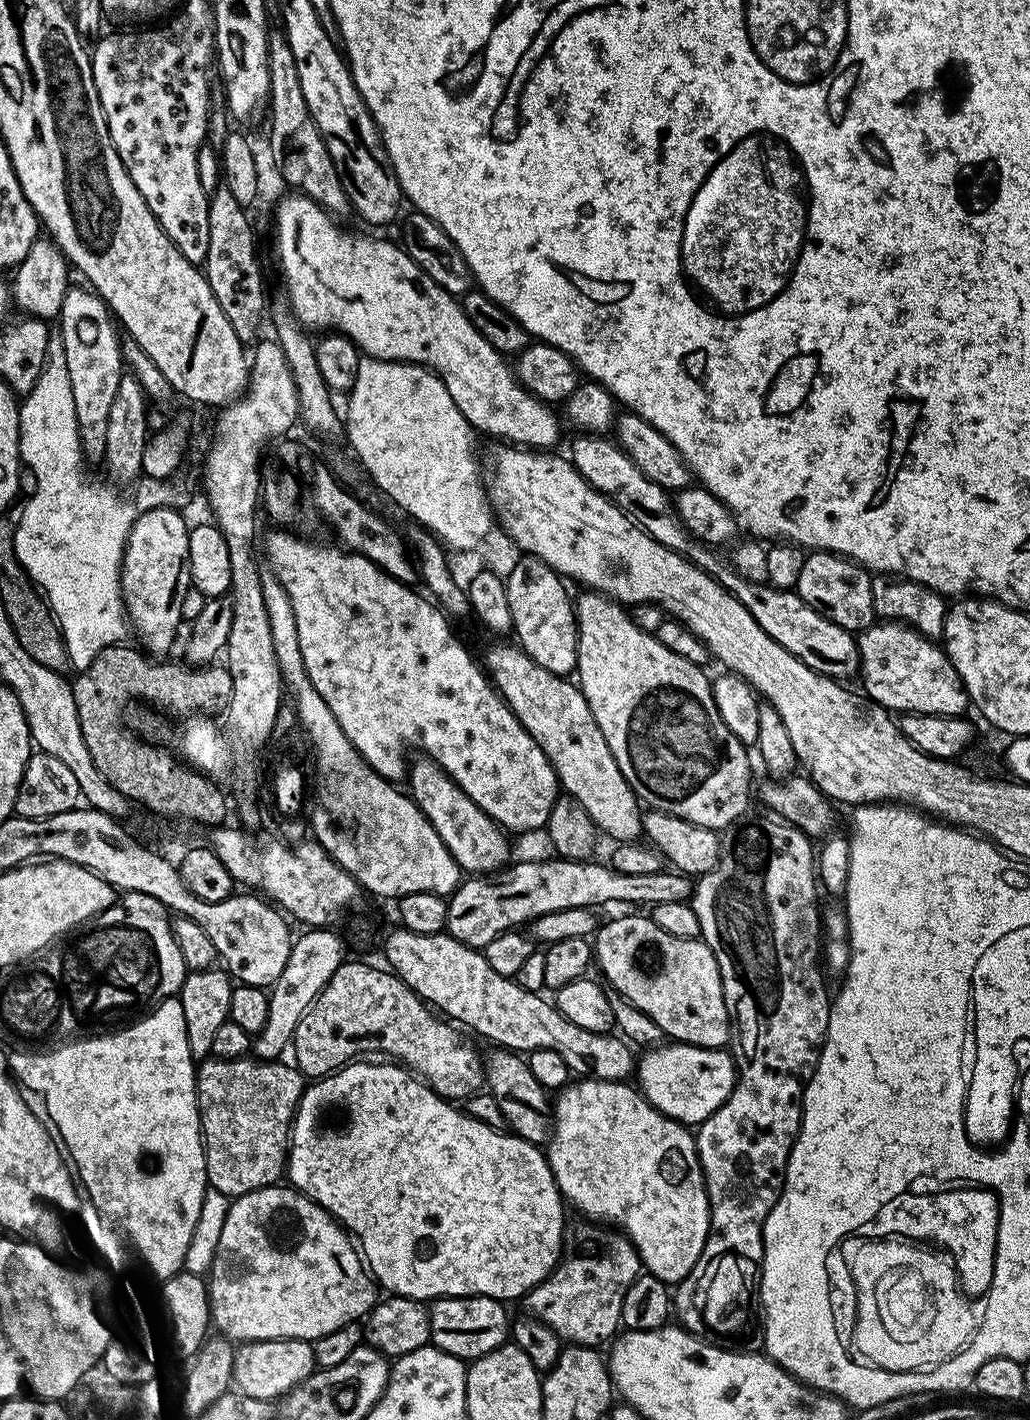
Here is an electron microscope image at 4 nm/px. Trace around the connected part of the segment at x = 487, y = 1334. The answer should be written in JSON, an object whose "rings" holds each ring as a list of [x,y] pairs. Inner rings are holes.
{"rings":[[[442,1296],[439,1300],[433,1300],[428,1308],[432,1331],[431,1343],[465,1362],[471,1362],[480,1356],[490,1354],[490,1350],[502,1347],[510,1336],[510,1315],[508,1316],[504,1308],[507,1307],[501,1301],[489,1296]]]}

